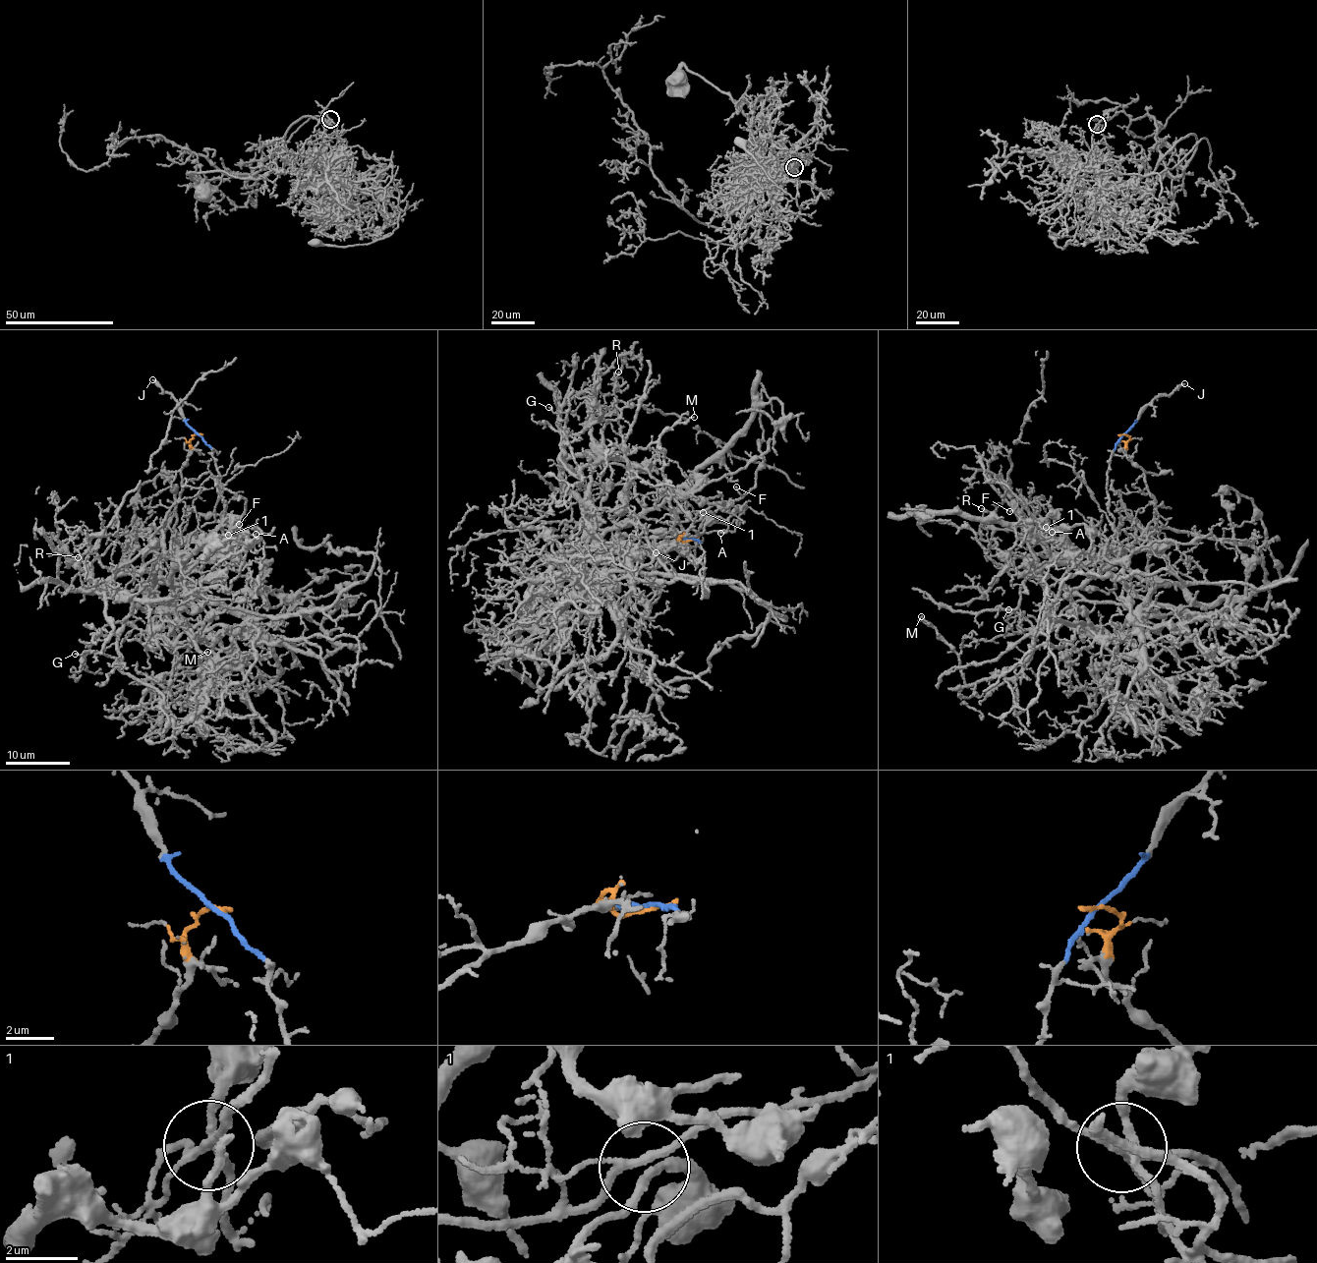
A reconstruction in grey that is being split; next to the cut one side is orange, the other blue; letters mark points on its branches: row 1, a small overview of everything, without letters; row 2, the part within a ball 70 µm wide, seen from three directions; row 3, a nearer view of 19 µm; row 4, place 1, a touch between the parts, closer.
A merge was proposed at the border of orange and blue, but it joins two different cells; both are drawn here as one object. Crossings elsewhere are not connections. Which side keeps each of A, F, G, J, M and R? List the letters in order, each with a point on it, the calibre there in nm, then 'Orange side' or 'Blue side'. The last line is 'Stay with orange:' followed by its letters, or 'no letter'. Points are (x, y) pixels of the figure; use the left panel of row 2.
A: Place: (256, 534). Thickness 130 nm. Orange side
F: Place: (239, 524). Thickness 130 nm. Blue side
G: Place: (75, 654). Thickness 110 nm. Orange side
J: Place: (152, 379). Thickness 200 nm. Blue side
M: Place: (207, 652). Thickness 120 nm. Orange side
R: Place: (78, 557). Thickness 130 nm. Orange side
Stay with orange: A, G, M, R

